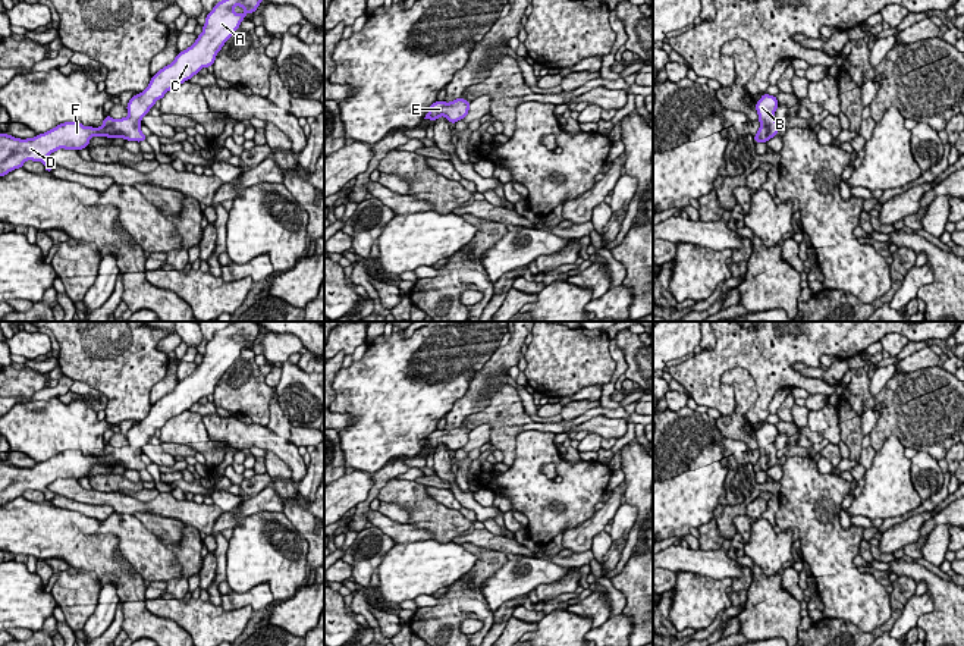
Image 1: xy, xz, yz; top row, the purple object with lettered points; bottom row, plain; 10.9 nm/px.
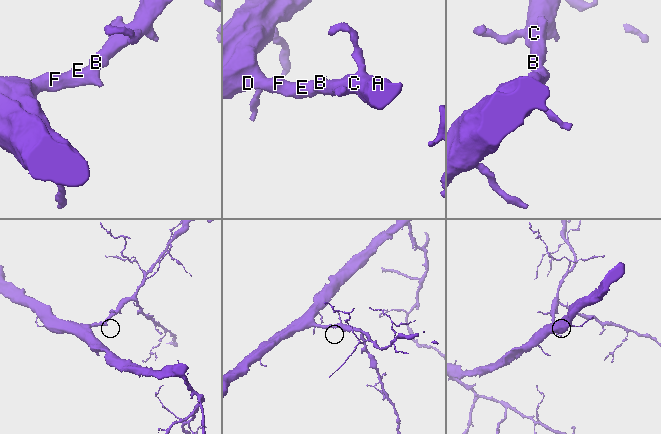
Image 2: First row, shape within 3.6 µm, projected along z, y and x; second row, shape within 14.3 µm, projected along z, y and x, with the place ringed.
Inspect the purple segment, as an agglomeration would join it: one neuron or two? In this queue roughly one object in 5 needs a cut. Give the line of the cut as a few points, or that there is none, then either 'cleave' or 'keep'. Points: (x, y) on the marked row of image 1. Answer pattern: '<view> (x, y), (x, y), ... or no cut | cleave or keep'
no cut | keep

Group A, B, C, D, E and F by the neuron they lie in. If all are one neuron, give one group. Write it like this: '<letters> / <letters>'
A B C D E F

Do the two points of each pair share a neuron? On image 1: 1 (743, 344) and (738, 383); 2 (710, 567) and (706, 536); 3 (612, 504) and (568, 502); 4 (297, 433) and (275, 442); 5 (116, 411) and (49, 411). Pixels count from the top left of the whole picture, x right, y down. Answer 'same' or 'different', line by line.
1: different
2: different
3: different
4: different
5: different

